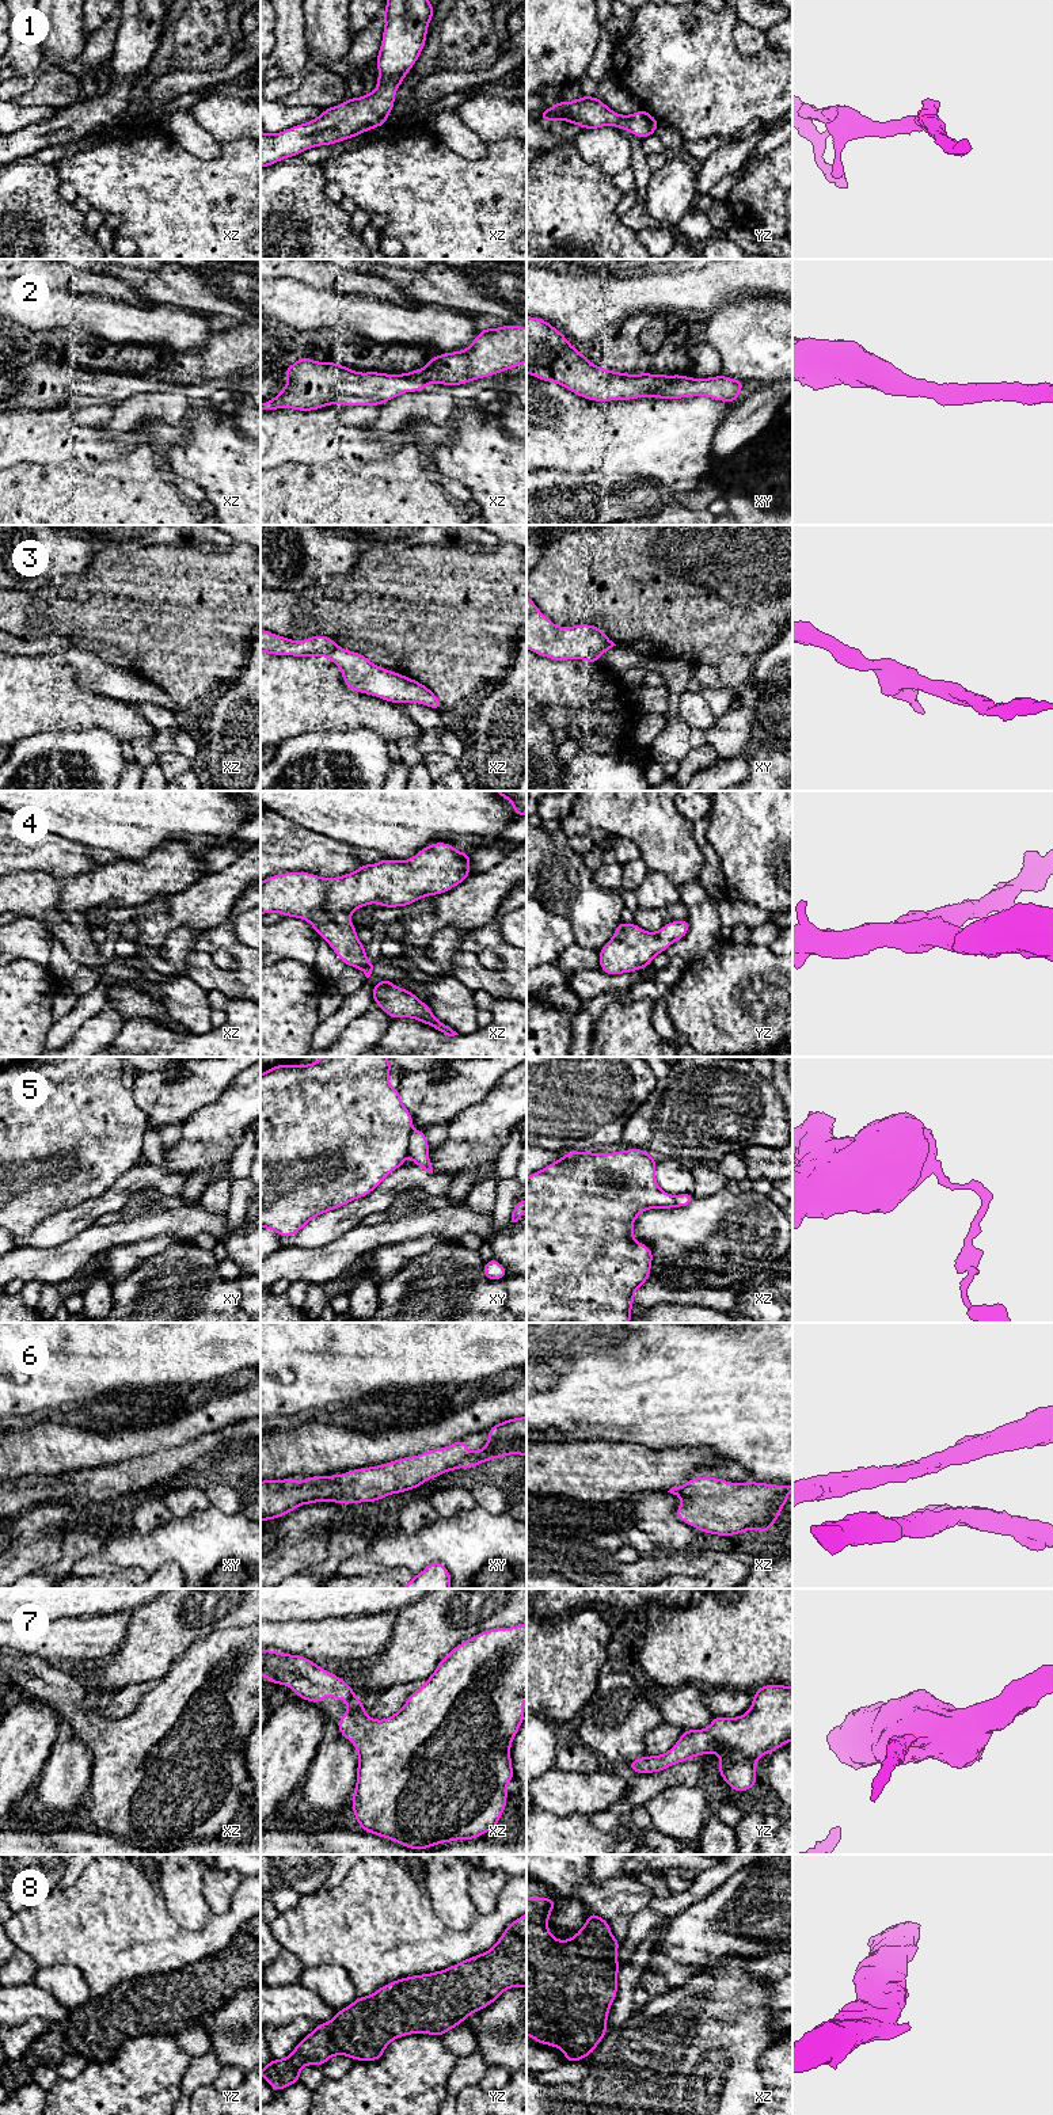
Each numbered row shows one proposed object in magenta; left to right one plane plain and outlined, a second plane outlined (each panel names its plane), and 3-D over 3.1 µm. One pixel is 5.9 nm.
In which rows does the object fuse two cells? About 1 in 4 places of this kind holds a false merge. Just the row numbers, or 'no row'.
5

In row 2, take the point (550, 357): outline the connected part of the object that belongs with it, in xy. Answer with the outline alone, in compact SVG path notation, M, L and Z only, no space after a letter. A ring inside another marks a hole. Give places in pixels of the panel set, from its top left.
M526 316L526 373L541 381L558 383L593 402L707 396L735 403L744 389L744 380L722 374L693 379L684 374L628 374L607 370L593 365L548 322L532 316Z

